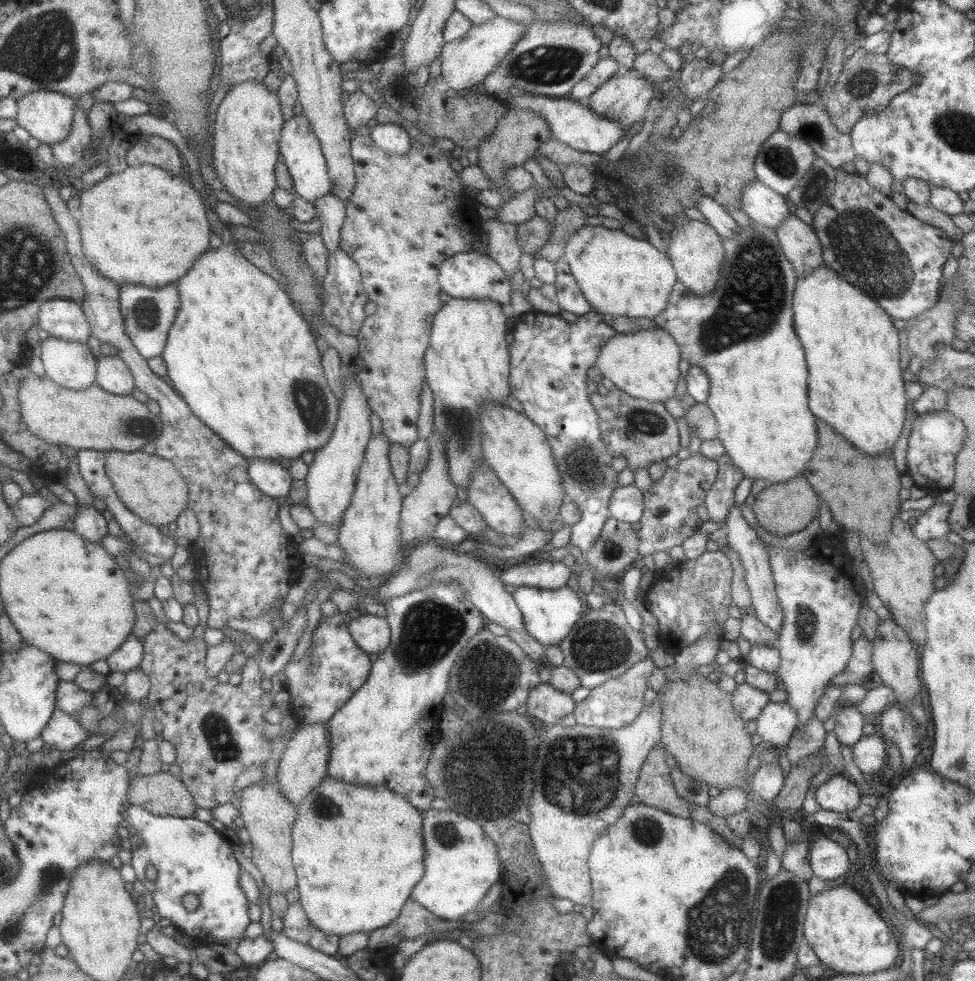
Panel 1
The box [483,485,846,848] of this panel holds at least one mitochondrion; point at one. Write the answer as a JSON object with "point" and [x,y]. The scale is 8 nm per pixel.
{"point":[584,755]}

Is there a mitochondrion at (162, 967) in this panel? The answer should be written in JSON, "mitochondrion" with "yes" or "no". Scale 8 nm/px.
{"mitochondrion":"no"}

